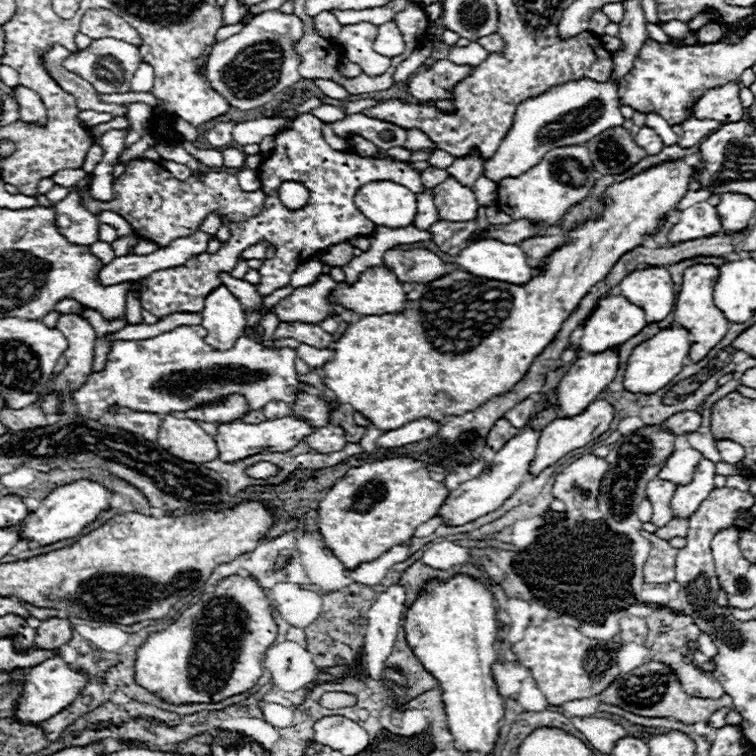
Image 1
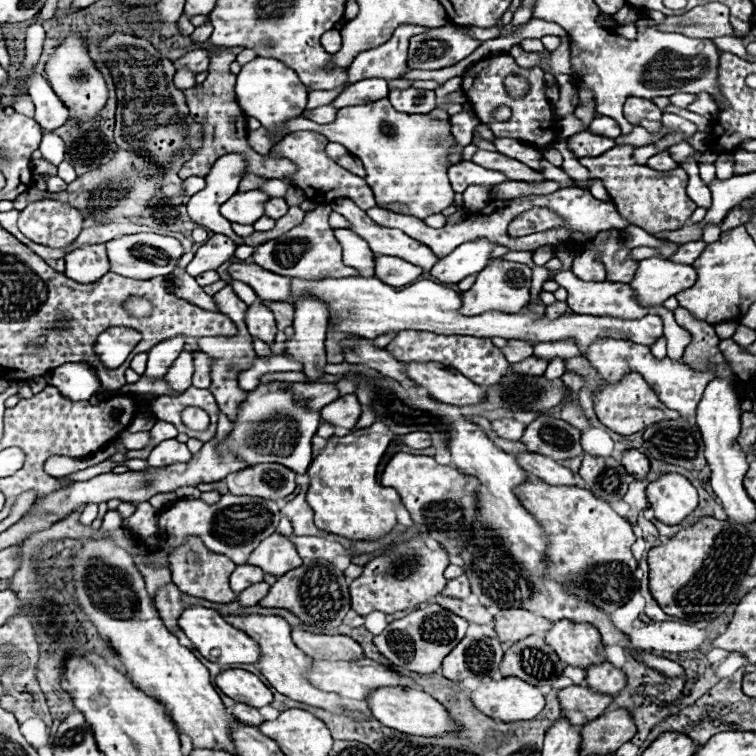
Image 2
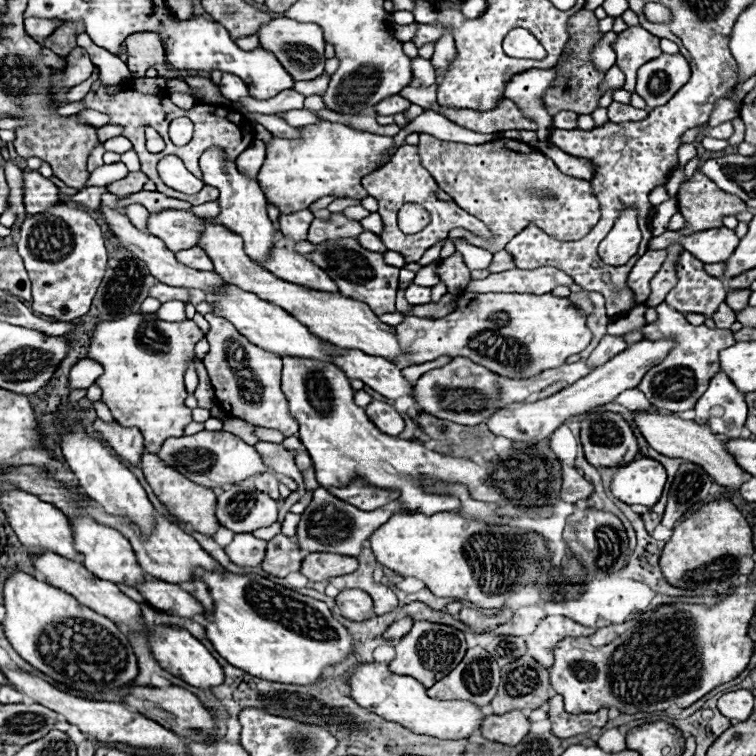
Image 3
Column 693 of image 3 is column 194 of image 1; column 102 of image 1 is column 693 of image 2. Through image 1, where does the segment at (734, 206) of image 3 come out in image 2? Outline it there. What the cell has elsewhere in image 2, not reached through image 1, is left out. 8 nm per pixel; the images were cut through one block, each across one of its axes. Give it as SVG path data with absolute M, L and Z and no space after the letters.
M614 146L598 158L580 158L579 162L588 168L588 186L592 186L592 180L596 178L602 180L620 216L650 234L682 228L696 210L696 204L686 196L686 172L682 168L670 172L654 172L648 166L640 166L632 160L632 146Z

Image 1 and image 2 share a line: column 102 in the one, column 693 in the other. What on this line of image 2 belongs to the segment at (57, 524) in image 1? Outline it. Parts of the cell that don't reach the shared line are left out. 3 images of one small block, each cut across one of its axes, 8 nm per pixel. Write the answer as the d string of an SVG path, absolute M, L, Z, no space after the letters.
M662 474L648 484L646 496L656 518L668 526L680 524L698 506L698 492L682 474Z

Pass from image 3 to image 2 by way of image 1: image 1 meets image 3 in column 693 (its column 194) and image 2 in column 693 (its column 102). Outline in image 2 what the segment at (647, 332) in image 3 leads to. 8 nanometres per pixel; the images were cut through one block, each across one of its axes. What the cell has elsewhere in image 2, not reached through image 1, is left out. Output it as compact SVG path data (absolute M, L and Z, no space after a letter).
M598 338L596 342L592 342L590 350L586 352L586 358L606 382L620 382L622 374L628 374L630 370L638 370L638 374L646 378L646 382L658 394L658 398L670 410L680 412L684 418L696 414L696 406L704 394L706 384L716 378L714 370L692 370L684 360L672 360L672 358L658 360L652 356L648 346L638 346L634 342L614 340L614 338Z

